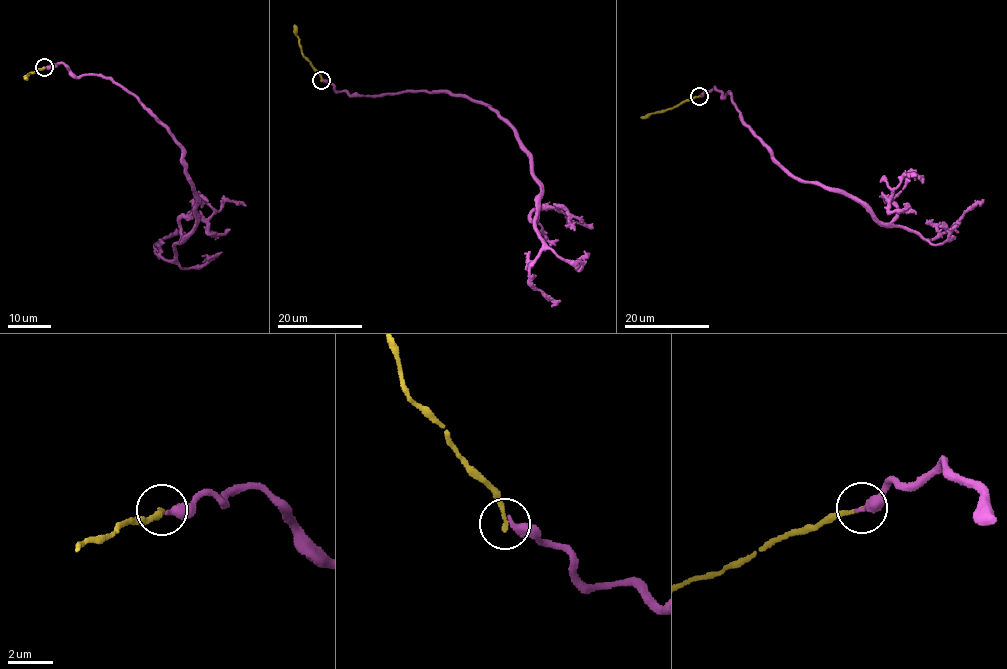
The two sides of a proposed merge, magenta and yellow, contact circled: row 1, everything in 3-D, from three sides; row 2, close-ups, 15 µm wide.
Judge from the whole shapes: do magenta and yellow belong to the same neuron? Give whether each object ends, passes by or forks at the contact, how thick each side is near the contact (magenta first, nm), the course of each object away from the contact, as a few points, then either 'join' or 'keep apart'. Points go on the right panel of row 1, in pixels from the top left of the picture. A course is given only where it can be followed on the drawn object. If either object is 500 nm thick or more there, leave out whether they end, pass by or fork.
magenta ends; yellow ends; calibres 300 and 200 nm; course magenta (699, 96), (715, 86), (731, 92), (753, 135), (794, 176), (849, 194), (879, 221), (924, 239), (981, 204); course yellow (700, 95), (640, 117); keep apart

